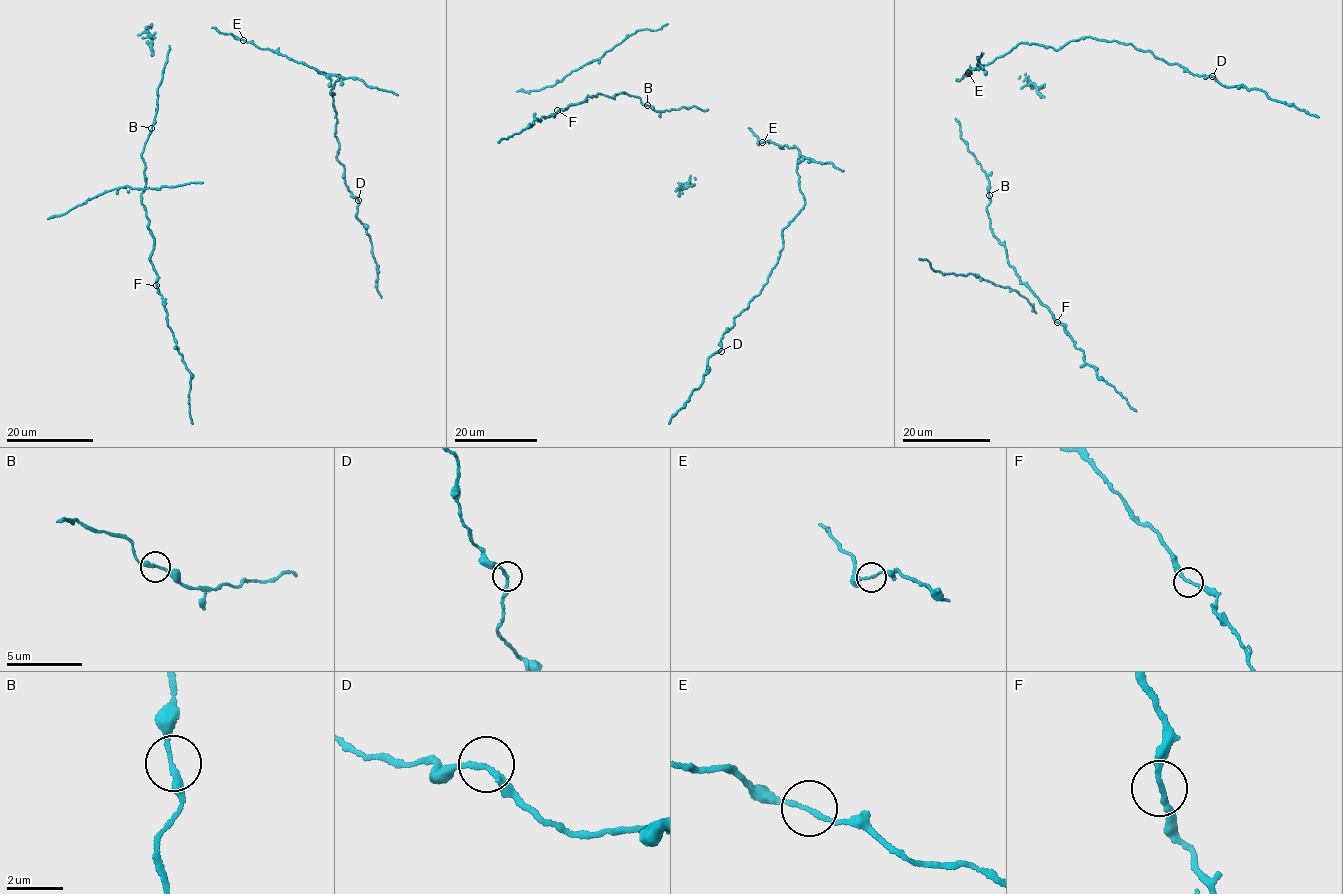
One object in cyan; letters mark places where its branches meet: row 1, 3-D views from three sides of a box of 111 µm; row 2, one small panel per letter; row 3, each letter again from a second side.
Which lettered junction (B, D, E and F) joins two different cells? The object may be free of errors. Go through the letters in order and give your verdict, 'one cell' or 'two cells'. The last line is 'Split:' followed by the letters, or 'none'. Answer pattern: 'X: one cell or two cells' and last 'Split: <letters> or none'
B: one cell
D: one cell
E: one cell
F: one cell
Split: none

